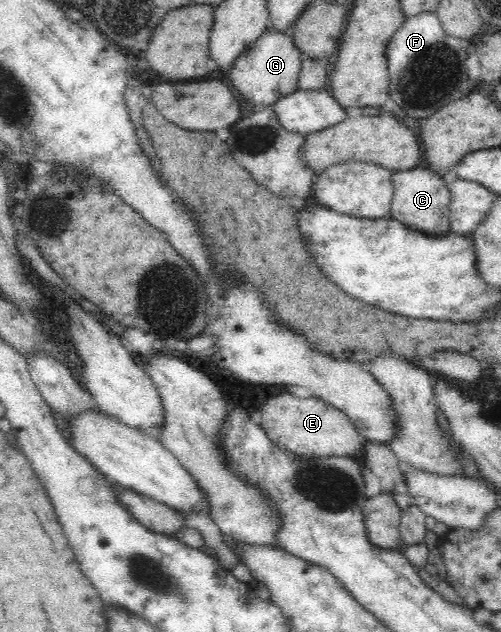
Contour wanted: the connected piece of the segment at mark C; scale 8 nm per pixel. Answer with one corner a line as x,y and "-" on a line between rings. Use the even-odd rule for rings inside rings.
413,168
392,175
394,197
390,217
409,230
441,236
450,232
449,205
451,193
447,183
434,169

